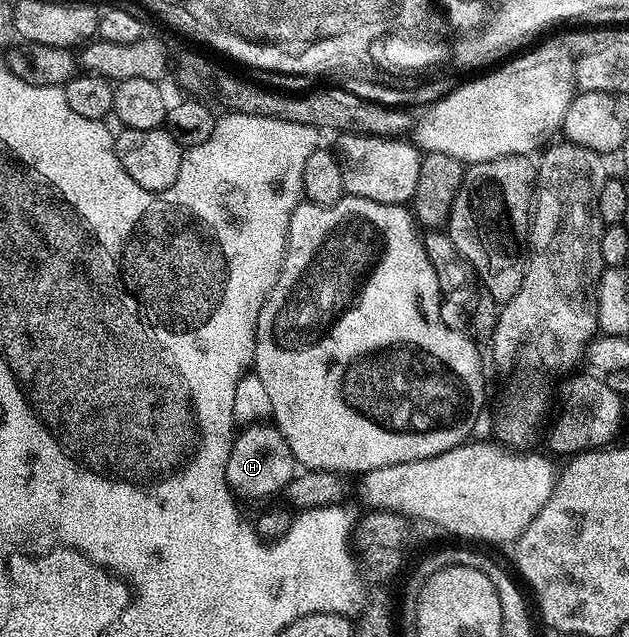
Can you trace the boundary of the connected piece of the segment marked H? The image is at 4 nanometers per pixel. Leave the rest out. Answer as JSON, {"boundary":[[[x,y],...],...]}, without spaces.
{"boundary":[[[270,422],[254,423],[240,431],[243,432],[234,436],[225,469],[227,485],[231,488],[232,495],[240,500],[278,496],[297,474],[293,449],[289,449],[285,437],[281,437],[279,428]]]}

